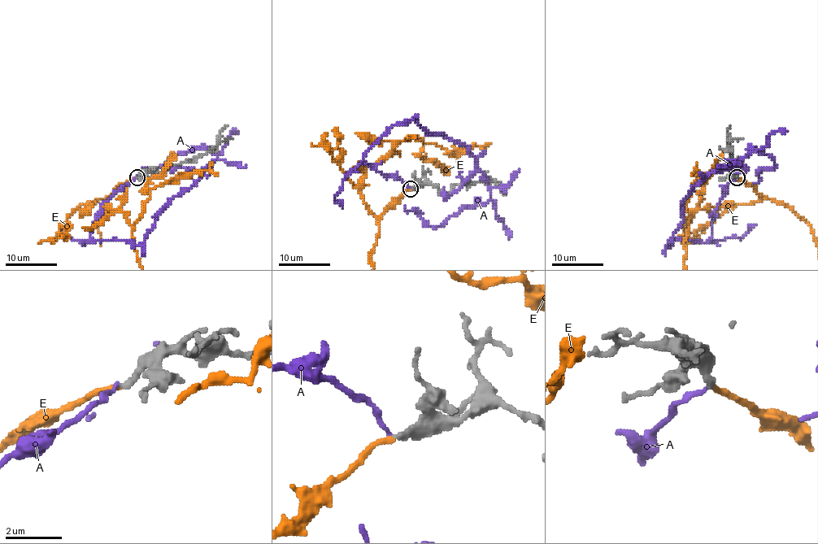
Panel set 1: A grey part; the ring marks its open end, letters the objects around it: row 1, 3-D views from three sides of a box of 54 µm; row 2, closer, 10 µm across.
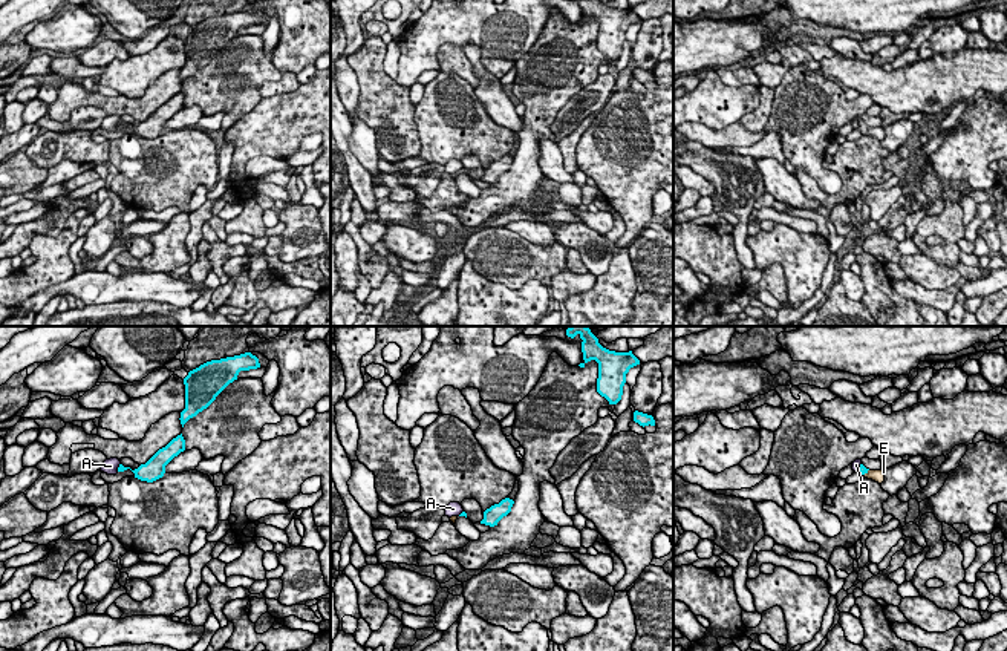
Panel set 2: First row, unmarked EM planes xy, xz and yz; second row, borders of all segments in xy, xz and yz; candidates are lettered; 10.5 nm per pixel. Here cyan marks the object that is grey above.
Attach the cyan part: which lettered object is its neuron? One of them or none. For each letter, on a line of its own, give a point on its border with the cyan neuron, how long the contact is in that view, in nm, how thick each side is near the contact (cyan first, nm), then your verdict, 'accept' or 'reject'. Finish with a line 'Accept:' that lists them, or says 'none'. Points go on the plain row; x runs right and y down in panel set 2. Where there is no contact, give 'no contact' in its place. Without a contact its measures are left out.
A: xy (118, 124) | 100 nm | 140/160 nm | reject
E: yz (866, 129) | 100 nm | 90/130 nm | accept
Accept: E

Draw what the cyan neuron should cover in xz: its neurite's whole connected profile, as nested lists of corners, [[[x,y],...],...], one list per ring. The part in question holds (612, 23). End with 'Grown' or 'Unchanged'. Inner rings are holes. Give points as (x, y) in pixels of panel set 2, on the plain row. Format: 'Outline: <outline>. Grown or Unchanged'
Outline: [[[582,0],[585,20],[595,17],[598,20],[597,49],[609,61],[617,61],[623,52],[626,31],[631,25],[640,21],[640,17],[629,9],[615,9],[603,5],[600,0]]]. Unchanged

